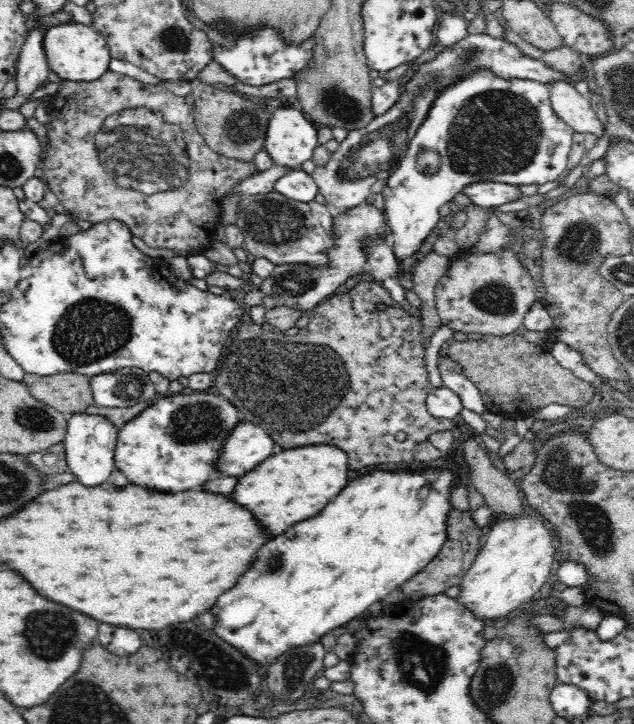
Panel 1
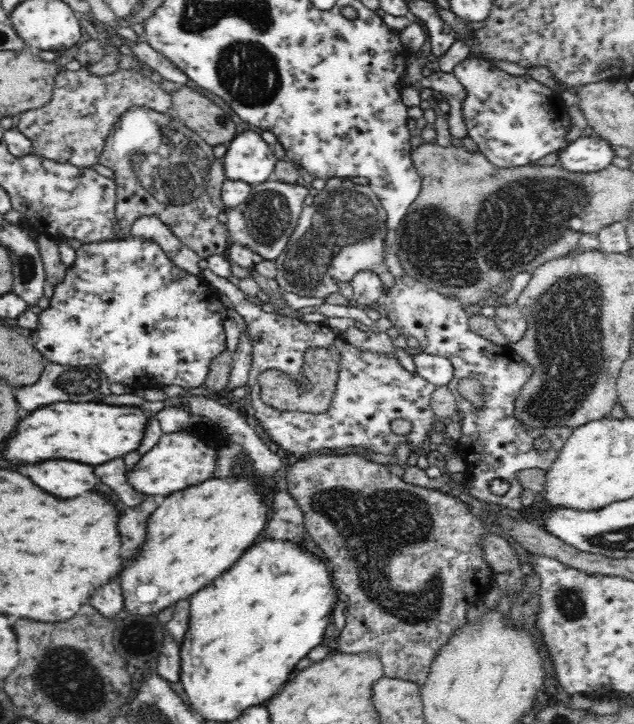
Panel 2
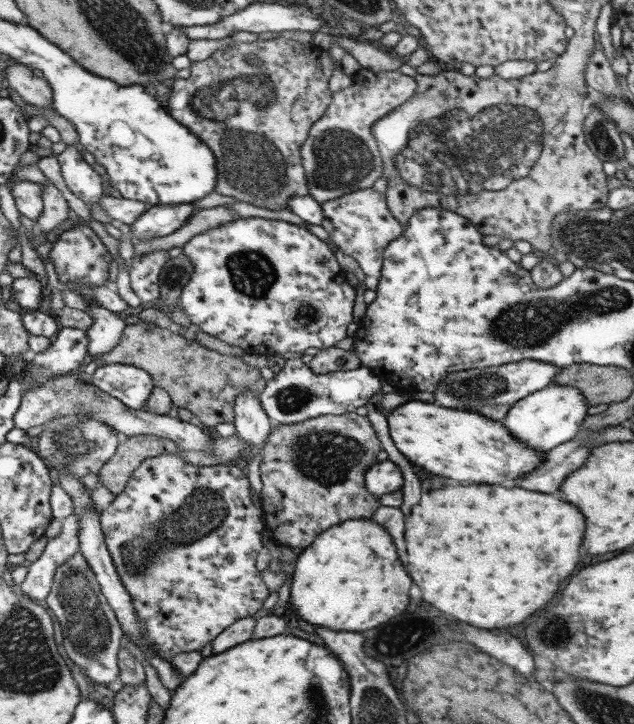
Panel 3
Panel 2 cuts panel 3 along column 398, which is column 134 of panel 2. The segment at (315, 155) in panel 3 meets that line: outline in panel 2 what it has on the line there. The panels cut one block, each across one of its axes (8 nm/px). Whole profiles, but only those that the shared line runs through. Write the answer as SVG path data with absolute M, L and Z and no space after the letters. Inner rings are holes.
M86 66L76 71L63 68L56 75L52 99L40 108L20 113L16 127L30 139L32 154L60 163L91 167L99 163L97 158L115 122L133 106L148 107L176 118L171 94L164 92L148 74L125 67L112 74L92 76Z

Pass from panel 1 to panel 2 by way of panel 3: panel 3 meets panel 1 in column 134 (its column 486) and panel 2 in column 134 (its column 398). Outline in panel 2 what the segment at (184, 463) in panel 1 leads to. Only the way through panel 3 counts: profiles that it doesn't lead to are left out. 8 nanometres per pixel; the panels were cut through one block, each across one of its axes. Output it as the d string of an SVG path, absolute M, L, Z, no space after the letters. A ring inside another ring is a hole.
M56 402L30 412L4 448L10 462L34 464L48 458L66 458L84 464L104 464L140 446L150 413L146 407L109 405L103 402Z

